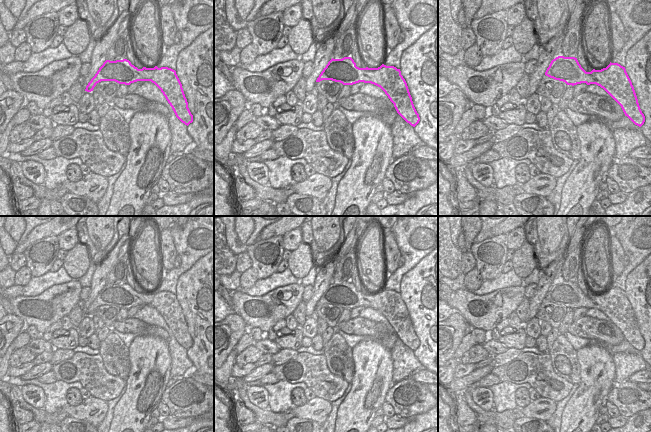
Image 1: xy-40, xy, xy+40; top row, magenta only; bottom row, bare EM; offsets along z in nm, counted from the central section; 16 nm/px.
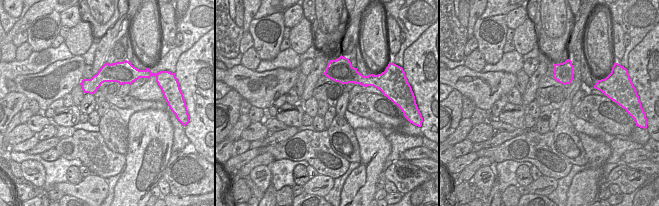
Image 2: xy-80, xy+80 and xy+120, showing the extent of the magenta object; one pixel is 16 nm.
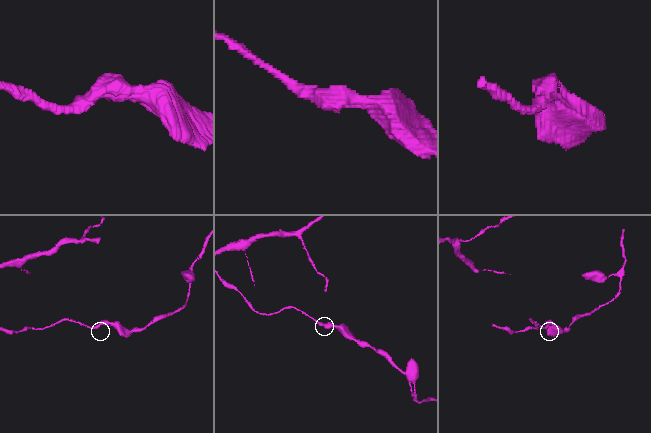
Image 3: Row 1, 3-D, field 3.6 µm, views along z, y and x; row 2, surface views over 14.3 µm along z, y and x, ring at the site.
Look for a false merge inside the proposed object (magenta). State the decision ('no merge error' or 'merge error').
no merge error

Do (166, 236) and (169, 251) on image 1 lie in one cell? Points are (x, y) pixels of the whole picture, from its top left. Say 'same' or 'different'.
same

